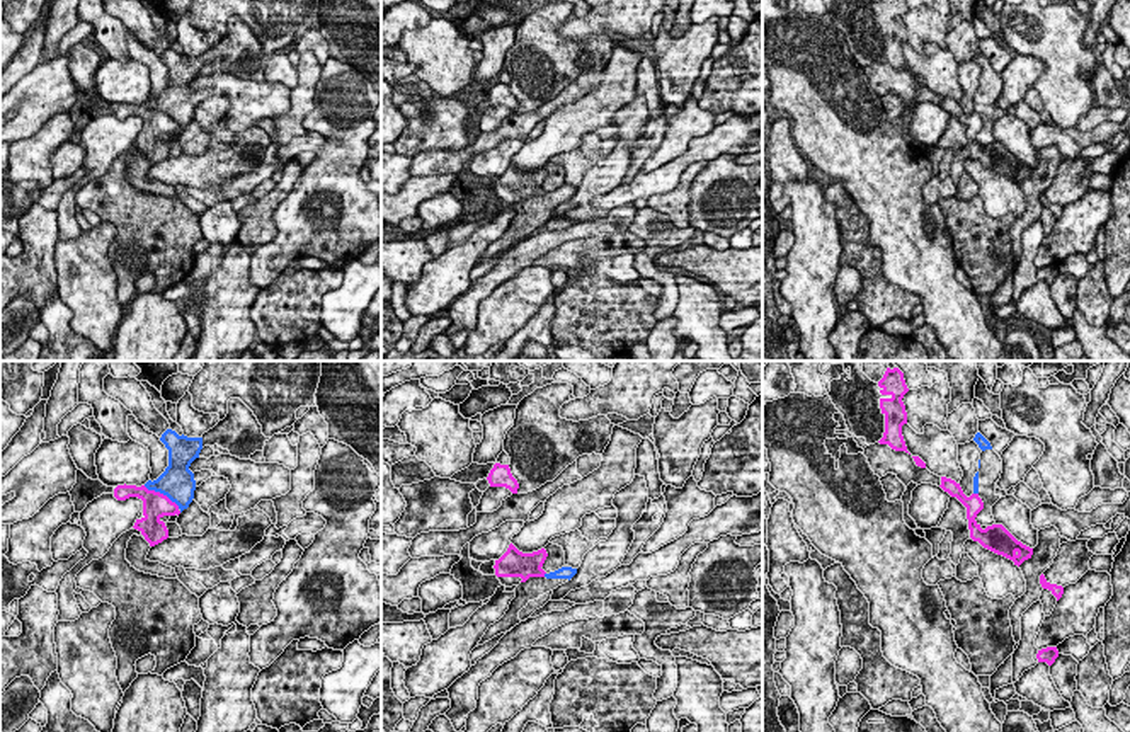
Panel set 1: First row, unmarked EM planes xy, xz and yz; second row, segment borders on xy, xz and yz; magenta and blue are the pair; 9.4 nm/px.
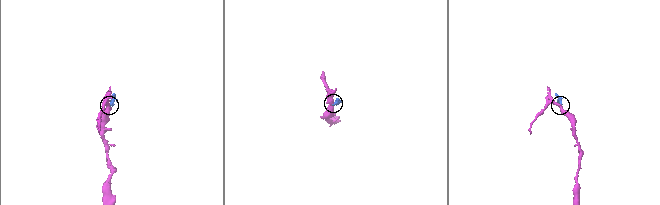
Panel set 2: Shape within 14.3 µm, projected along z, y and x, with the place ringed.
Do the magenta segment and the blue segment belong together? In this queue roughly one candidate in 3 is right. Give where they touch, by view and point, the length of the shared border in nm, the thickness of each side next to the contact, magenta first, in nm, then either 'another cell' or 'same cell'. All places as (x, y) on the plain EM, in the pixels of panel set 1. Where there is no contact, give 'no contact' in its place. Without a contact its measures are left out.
xy (162, 113) | 420 nm | 240/320 nm | another cell

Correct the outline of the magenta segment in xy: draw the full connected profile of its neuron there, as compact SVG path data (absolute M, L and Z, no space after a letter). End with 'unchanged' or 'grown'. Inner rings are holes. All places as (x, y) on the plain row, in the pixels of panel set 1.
M117 104L114 107L114 116L117 119L126 119L129 116L138 116L143 119L143 136L136 138L133 146L145 155L150 165L155 165L168 157L168 148L162 136L180 133L175 121L160 111L148 109L145 104Z; unchanged

